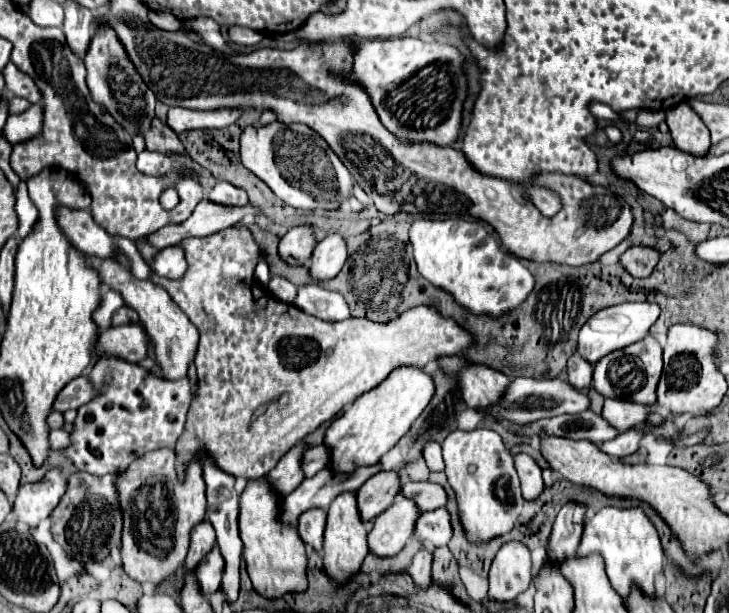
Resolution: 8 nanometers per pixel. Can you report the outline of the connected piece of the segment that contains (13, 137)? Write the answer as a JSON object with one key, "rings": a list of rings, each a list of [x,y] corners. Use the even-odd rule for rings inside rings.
{"rings":[[[33,104],[23,114],[7,118],[3,136],[9,142],[27,142],[27,138],[33,138],[35,134],[39,134],[39,130],[43,130],[43,106]]]}

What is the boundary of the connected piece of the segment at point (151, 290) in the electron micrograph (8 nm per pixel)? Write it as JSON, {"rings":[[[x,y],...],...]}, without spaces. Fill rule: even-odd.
{"rings":[[[91,258],[91,262],[93,262],[95,270],[99,272],[101,282],[119,290],[123,300],[127,302],[127,306],[137,310],[137,314],[141,316],[141,324],[145,326],[147,334],[151,336],[151,342],[153,342],[153,348],[155,348],[155,364],[161,366],[163,376],[169,378],[169,380],[185,378],[189,366],[195,360],[195,350],[199,346],[199,332],[191,324],[187,314],[183,314],[183,310],[179,310],[179,306],[171,300],[171,296],[161,286],[151,284],[147,280],[131,278],[131,274],[127,270],[123,270],[121,266],[117,266],[111,260]]]}

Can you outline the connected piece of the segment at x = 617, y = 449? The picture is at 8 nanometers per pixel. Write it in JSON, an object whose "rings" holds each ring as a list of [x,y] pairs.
{"rings":[[[631,428],[625,434],[619,434],[617,438],[613,438],[611,442],[603,442],[601,450],[607,452],[613,458],[623,458],[633,454],[639,448],[639,442],[645,438],[647,430],[639,430],[639,428]]]}

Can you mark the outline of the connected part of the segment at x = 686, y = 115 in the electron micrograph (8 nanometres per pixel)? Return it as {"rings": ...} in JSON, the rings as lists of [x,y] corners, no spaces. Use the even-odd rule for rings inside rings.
{"rings":[[[683,102],[667,112],[669,132],[677,148],[691,152],[693,156],[705,156],[709,150],[709,130],[701,118]]]}

